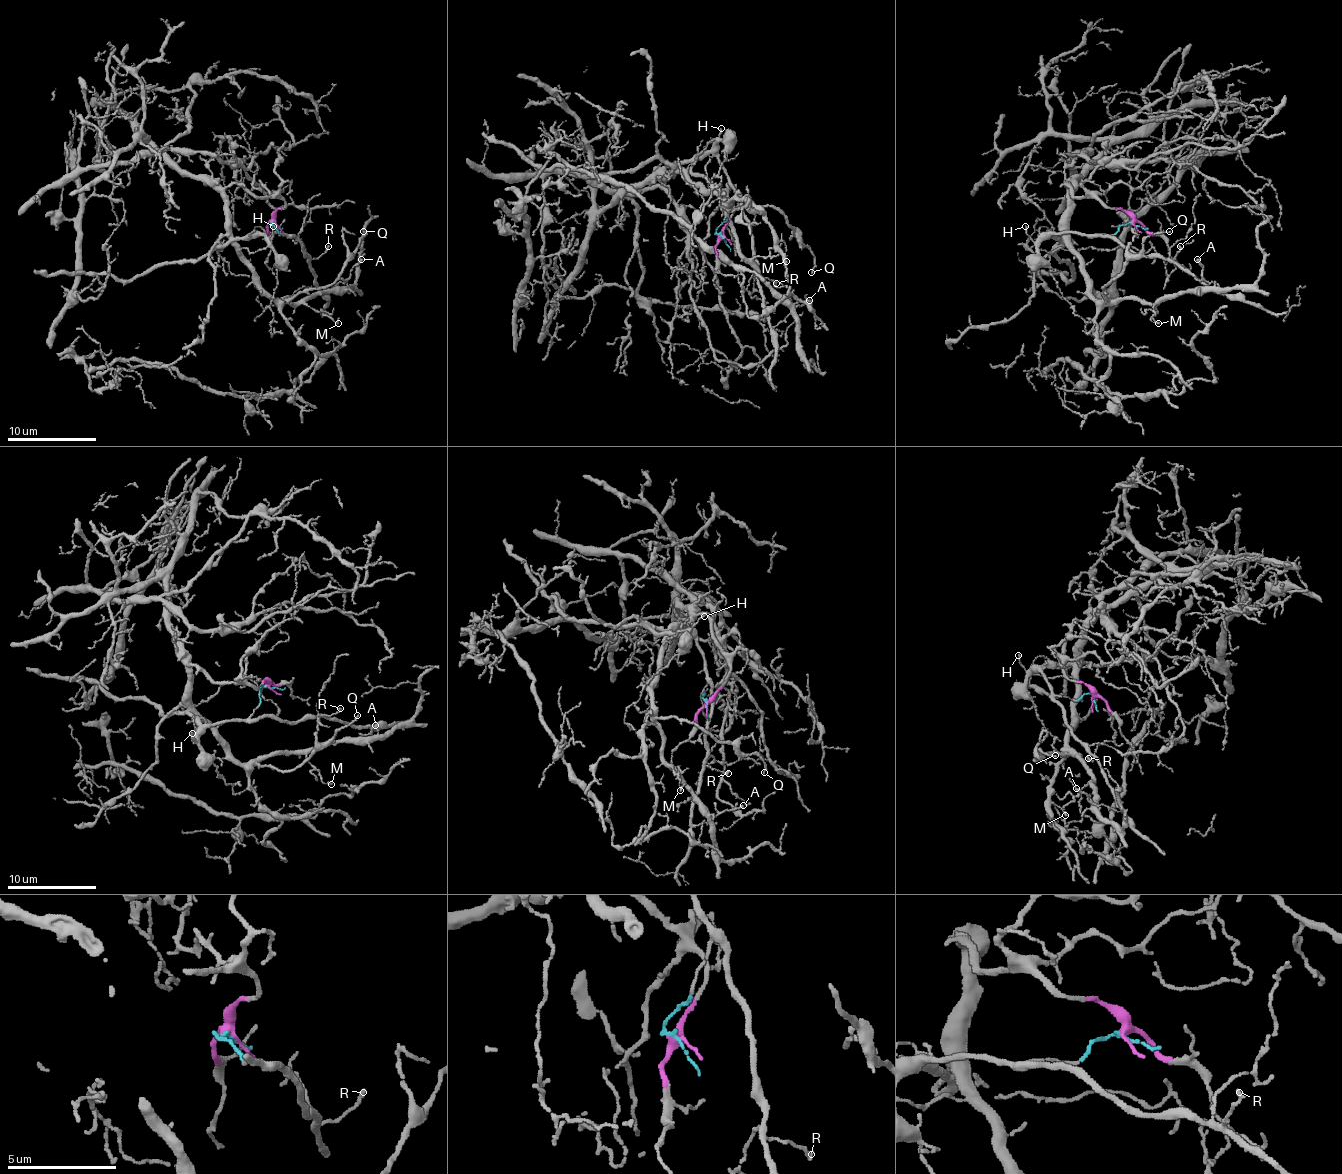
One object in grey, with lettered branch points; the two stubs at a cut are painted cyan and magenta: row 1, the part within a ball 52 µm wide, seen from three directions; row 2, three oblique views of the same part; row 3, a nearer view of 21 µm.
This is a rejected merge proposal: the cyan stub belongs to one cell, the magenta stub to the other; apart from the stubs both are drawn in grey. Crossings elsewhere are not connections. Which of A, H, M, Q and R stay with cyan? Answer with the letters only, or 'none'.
A, H, R

